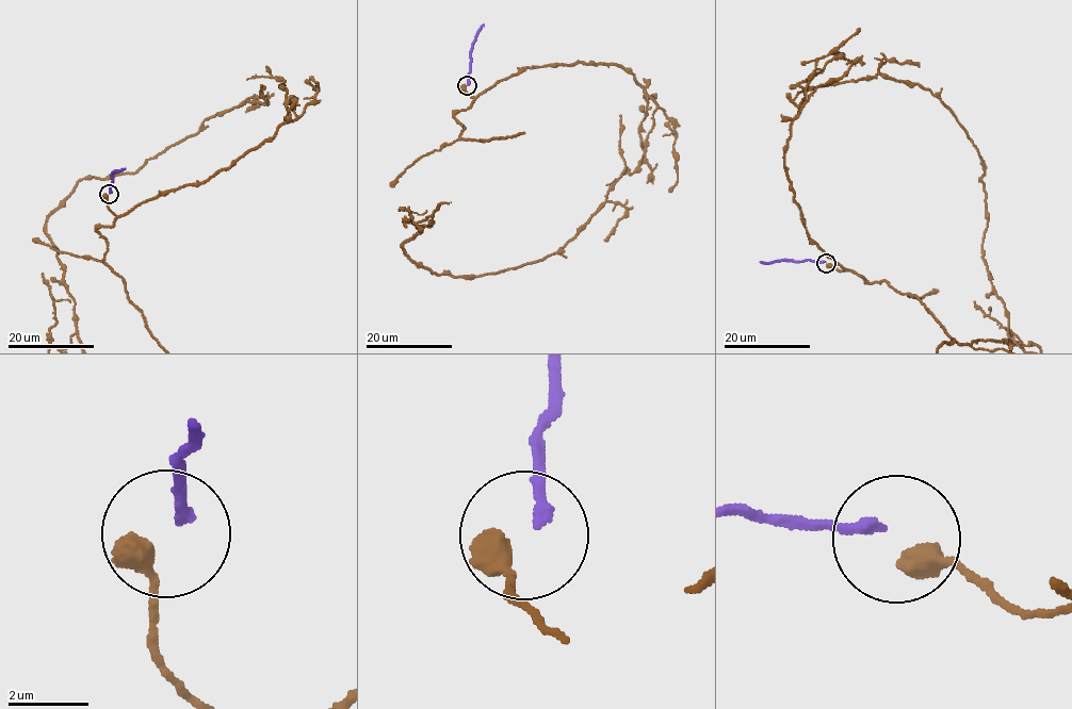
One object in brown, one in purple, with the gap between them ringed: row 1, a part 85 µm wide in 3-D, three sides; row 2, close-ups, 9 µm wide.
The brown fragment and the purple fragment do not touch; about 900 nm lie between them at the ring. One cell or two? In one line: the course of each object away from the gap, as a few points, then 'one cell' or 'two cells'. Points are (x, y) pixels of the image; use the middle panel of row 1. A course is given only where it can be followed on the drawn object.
course purple (468, 84), (471, 48), (484, 25); two cells

